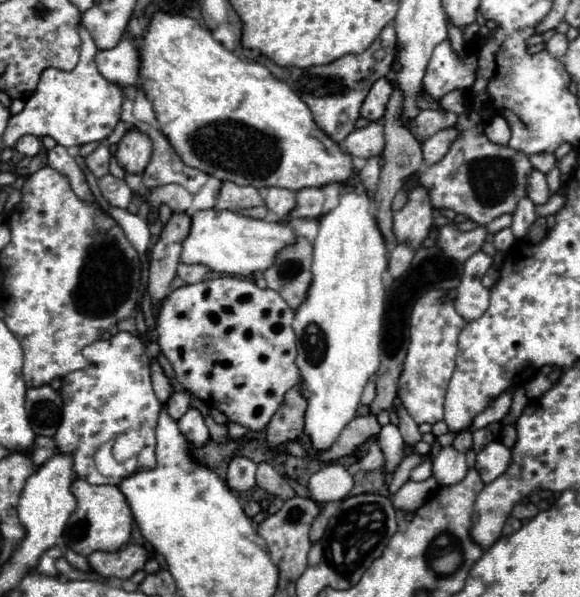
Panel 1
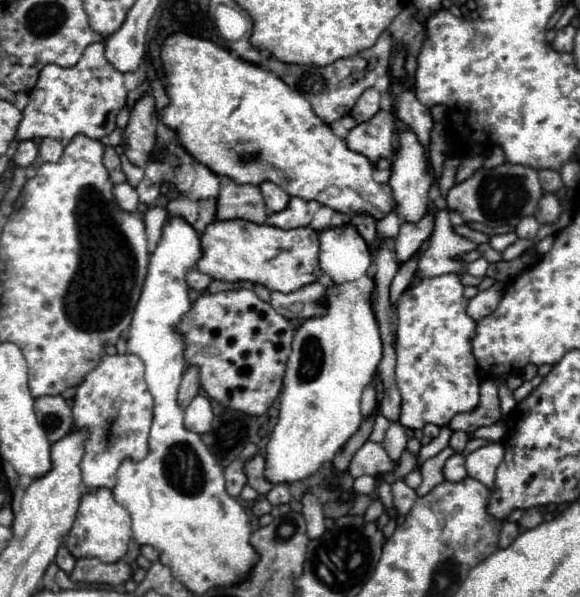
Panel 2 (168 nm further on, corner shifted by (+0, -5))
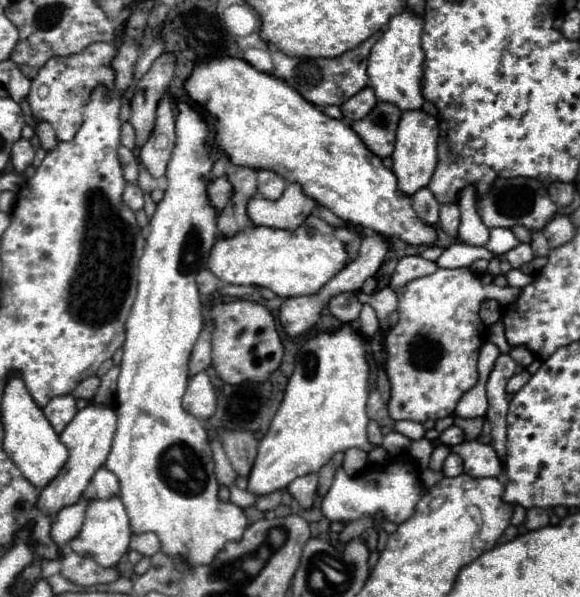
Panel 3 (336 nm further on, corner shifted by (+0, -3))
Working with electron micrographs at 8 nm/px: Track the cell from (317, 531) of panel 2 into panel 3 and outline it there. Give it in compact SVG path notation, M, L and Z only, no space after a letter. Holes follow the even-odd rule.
M305 474L305 476L295 478L287 486L287 490L303 508L309 508L313 504L315 490L317 490L317 474Z

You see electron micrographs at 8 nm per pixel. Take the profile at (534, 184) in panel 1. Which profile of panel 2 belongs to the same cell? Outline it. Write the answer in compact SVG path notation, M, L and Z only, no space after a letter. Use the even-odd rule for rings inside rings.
M543 194L543 198L539 200L539 210L535 210L535 218L539 224L549 224L555 222L561 214L561 204L557 200L555 194Z

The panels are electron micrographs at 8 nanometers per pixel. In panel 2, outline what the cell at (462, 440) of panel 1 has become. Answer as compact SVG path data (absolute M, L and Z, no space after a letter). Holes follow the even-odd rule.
M453 432L449 446L451 446L457 454L461 454L461 452L465 450L465 444L467 444L467 442L469 442L469 434L465 434L465 432Z

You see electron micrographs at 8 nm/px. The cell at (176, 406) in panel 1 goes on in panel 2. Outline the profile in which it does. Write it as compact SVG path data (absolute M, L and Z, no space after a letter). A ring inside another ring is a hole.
M189 368L183 374L183 380L179 386L179 398L177 398L179 406L187 408L191 398L195 398L195 394L199 394L199 376L197 376L197 368Z

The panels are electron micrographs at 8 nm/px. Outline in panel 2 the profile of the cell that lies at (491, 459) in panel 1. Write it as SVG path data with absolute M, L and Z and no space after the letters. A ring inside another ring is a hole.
M489 442L487 446L477 448L475 452L471 452L465 458L469 476L483 482L487 488L493 488L495 472L503 460L503 454L505 454L505 450L503 450L503 444L499 444L499 442Z

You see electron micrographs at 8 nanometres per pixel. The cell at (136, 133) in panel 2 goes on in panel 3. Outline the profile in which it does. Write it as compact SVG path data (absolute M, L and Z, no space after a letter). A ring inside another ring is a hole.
M163 52L149 72L135 84L133 98L131 98L131 118L137 132L137 146L143 146L155 128L155 110L161 96L167 92L175 70L175 54Z

